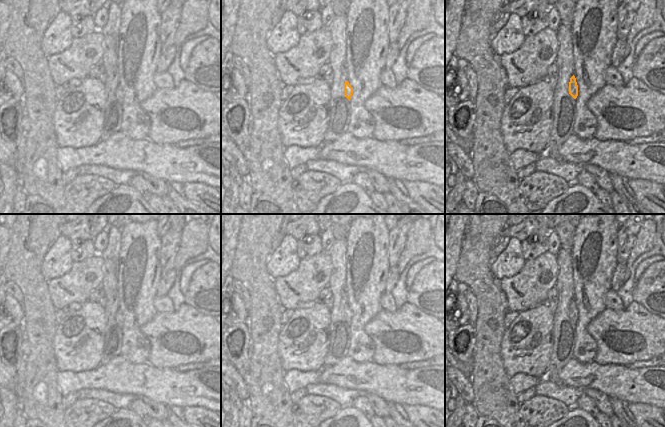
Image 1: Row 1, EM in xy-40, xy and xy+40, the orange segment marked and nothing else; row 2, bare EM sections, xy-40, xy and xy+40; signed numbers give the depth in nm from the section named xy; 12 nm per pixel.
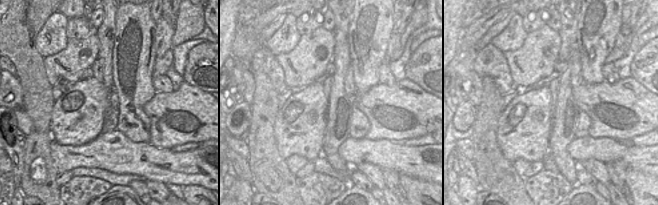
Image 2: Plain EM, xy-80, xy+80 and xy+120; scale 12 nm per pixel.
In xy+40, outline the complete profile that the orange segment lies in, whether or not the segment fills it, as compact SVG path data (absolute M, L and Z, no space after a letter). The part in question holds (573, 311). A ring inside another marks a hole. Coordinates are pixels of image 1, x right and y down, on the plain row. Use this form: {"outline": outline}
{"outline": "M574 299L570 302L570 306L569 306L569 318L574 323L576 323L577 320L578 320L578 309L577 309L576 302L575 302Z"}

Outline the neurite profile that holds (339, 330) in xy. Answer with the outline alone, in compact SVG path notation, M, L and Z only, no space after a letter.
M335 240L329 251L333 270L327 287L332 292L333 306L330 309L329 348L324 367L336 365L347 357L350 346L350 325L344 318L344 307L348 305L345 255L346 240Z

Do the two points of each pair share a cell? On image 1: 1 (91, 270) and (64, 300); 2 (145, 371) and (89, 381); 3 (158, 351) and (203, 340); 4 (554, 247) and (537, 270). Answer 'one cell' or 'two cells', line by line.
1: one cell
2: one cell
3: one cell
4: two cells

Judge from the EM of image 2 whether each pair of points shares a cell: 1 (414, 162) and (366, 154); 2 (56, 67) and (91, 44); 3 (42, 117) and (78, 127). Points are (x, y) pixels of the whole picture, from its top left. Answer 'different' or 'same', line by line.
1: same
2: same
3: different

